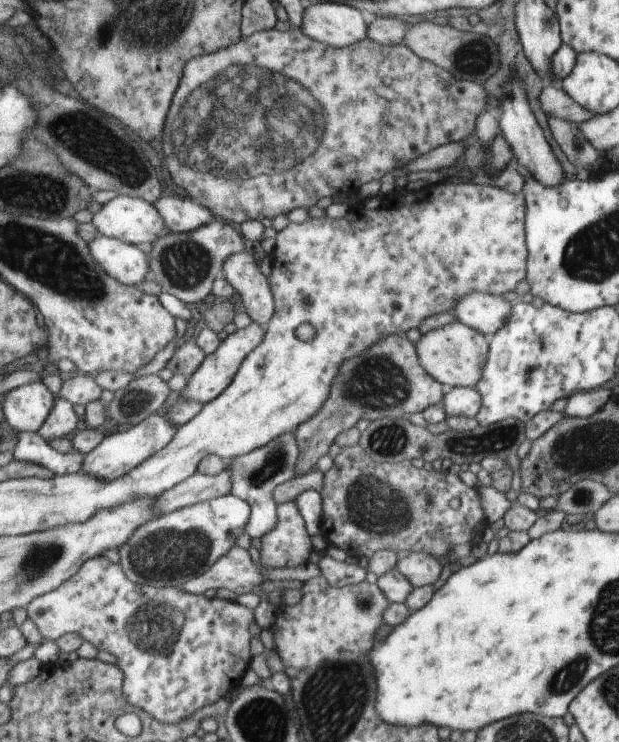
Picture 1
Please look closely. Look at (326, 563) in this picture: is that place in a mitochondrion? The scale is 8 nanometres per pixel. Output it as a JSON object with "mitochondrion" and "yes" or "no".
{"mitochondrion":"no"}

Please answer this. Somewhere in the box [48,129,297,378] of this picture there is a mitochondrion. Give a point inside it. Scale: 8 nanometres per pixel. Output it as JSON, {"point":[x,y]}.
{"point":[184,264]}

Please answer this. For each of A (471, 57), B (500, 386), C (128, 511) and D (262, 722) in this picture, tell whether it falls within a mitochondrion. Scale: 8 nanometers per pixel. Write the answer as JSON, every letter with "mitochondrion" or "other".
{"A":"mitochondrion","B":"other","C":"other","D":"mitochondrion"}

